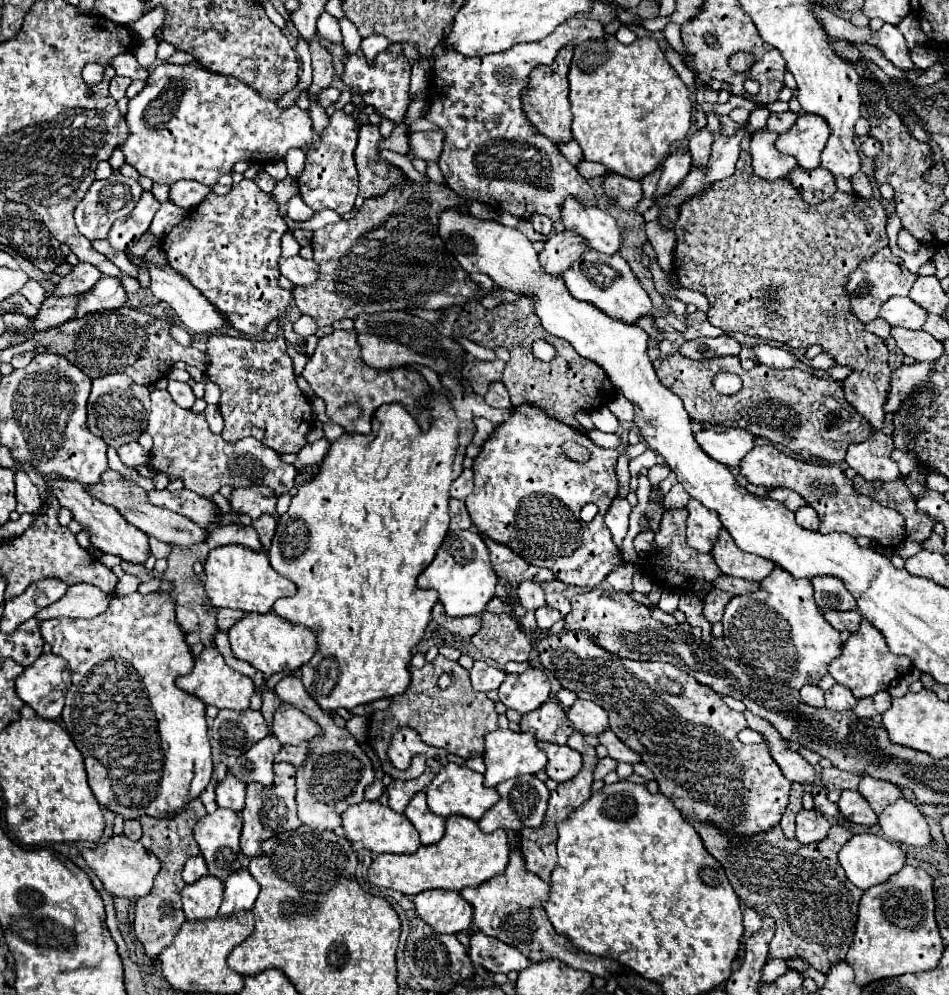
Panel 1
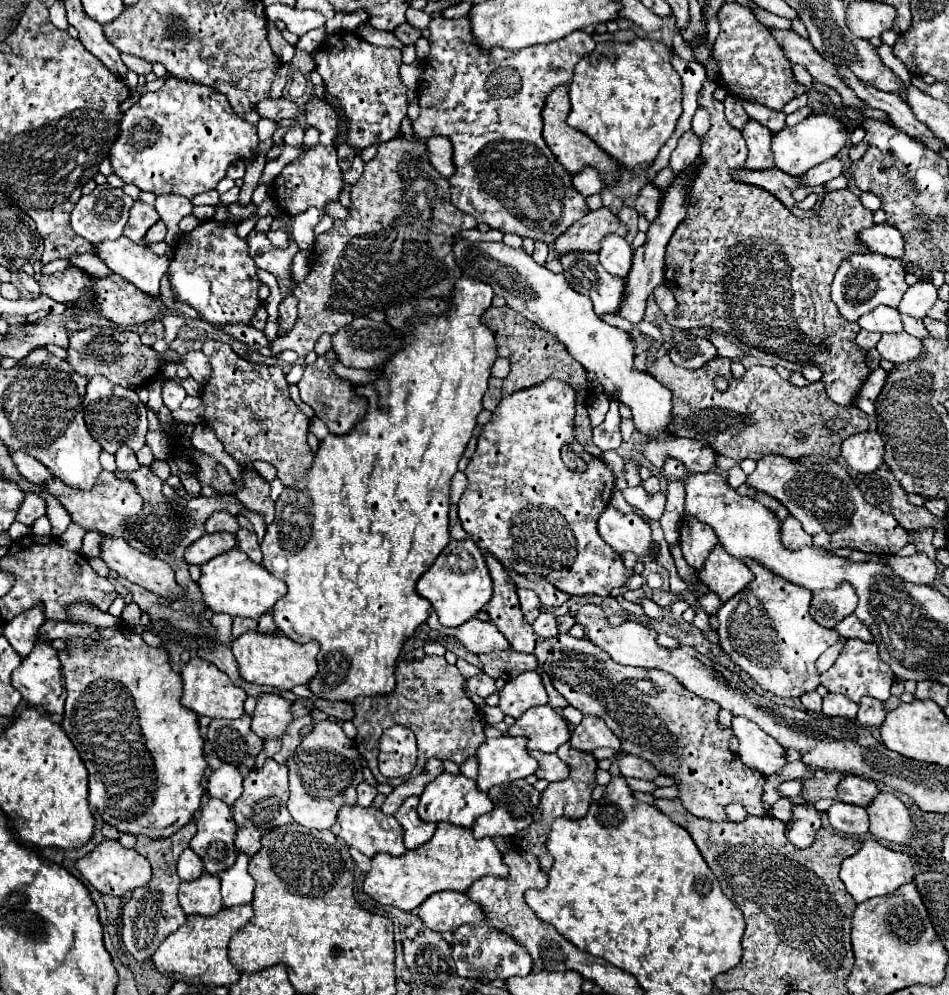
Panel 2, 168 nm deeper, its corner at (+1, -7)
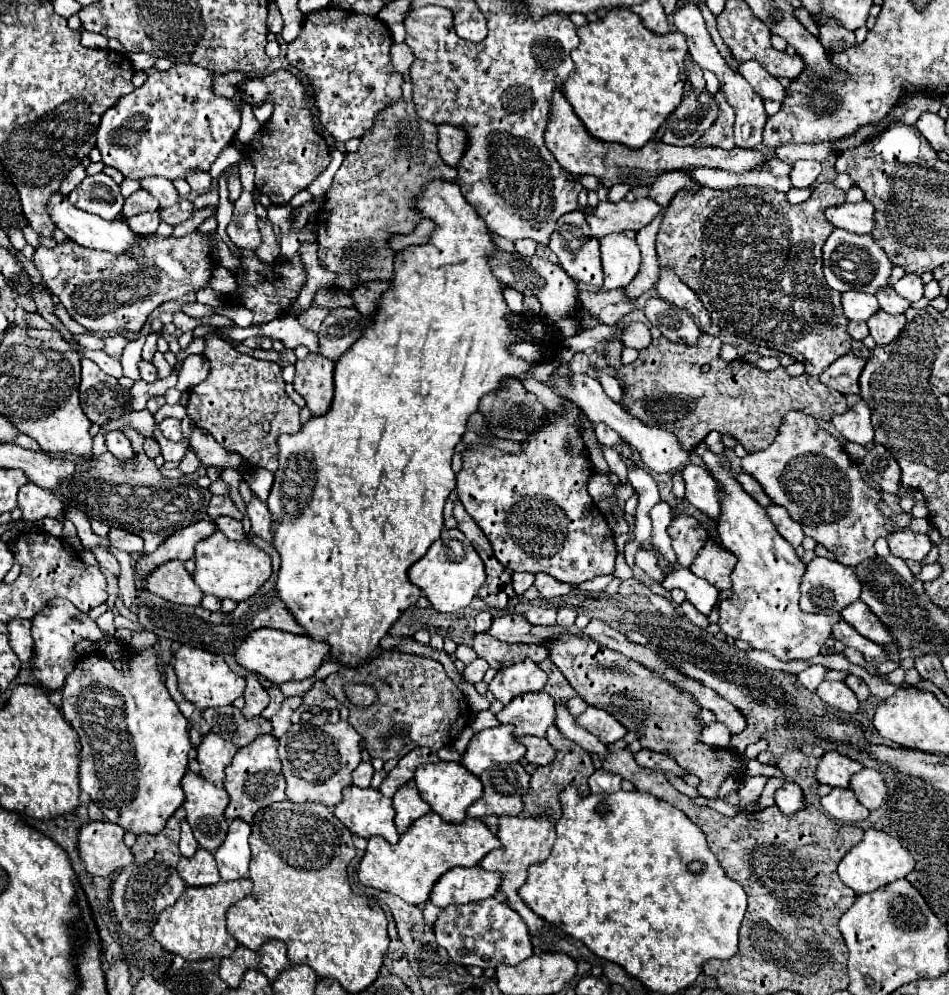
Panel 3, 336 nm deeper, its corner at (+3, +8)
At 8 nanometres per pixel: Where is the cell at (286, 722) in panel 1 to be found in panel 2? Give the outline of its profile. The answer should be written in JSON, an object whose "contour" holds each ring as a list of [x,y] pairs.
{"contour":[[[263,694],[257,698],[255,712],[251,716],[253,732],[261,738],[281,738],[291,722],[291,702],[275,694]]]}

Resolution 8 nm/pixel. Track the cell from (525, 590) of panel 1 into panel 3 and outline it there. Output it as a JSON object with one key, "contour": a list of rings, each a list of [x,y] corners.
{"contour":[[[513,573],[513,589],[517,595],[523,595],[533,585],[535,575],[531,573]]]}

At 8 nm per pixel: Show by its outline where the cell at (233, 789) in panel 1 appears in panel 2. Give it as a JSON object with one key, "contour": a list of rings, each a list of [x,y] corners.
{"contour":[[[221,764],[211,772],[207,780],[207,792],[211,798],[219,798],[233,806],[233,802],[243,794],[243,776],[233,764]]]}

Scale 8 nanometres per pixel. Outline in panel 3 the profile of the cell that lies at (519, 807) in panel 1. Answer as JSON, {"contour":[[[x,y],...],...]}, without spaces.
{"contour":[[[501,763],[481,773],[483,797],[469,807],[467,817],[519,815],[523,811],[523,795],[529,789],[529,773],[521,763]]]}

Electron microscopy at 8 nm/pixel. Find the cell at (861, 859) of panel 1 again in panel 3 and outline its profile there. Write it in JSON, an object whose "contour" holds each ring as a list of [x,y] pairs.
{"contour":[[[867,829],[865,837],[841,859],[839,877],[847,887],[851,887],[857,895],[861,895],[861,893],[871,893],[895,879],[905,877],[907,873],[911,873],[913,867],[915,867],[915,859],[895,837],[887,835],[885,831]]]}

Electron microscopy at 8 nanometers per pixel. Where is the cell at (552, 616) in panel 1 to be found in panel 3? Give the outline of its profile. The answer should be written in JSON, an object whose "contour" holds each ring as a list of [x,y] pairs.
{"contour":[[[537,605],[537,607],[531,607],[527,613],[525,613],[525,619],[533,625],[543,625],[543,627],[549,627],[549,625],[555,625],[555,609],[553,607],[547,607],[547,605]]]}

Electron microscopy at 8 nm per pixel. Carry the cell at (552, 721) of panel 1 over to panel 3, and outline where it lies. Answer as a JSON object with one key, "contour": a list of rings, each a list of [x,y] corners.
{"contour":[[[545,691],[517,695],[503,711],[497,713],[501,723],[509,723],[515,727],[515,735],[535,735],[545,737],[547,729],[555,725],[555,699]]]}

